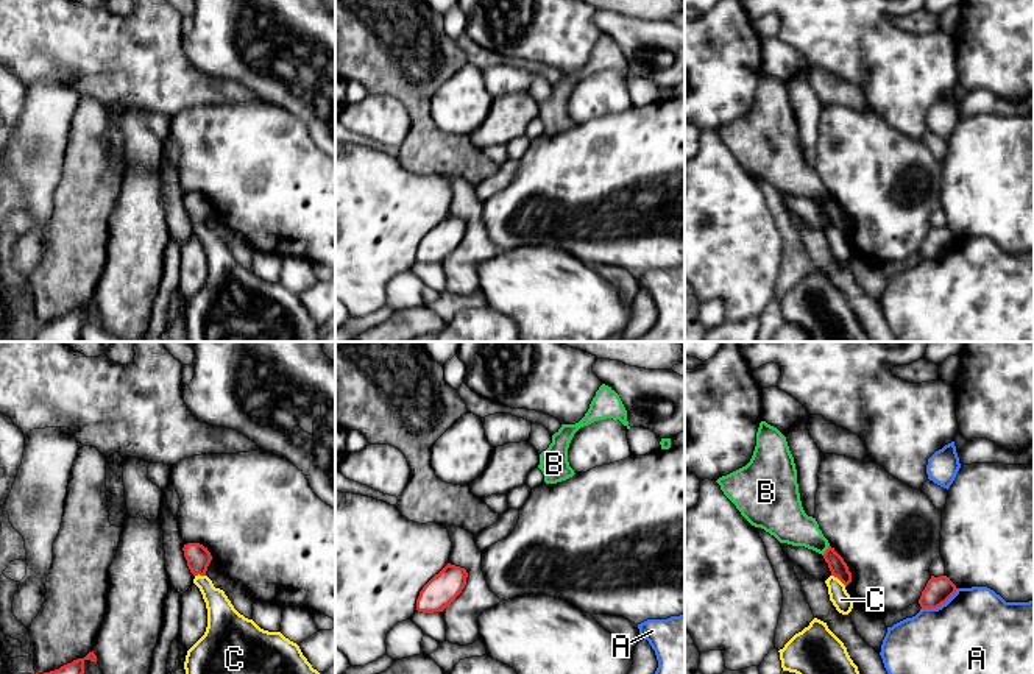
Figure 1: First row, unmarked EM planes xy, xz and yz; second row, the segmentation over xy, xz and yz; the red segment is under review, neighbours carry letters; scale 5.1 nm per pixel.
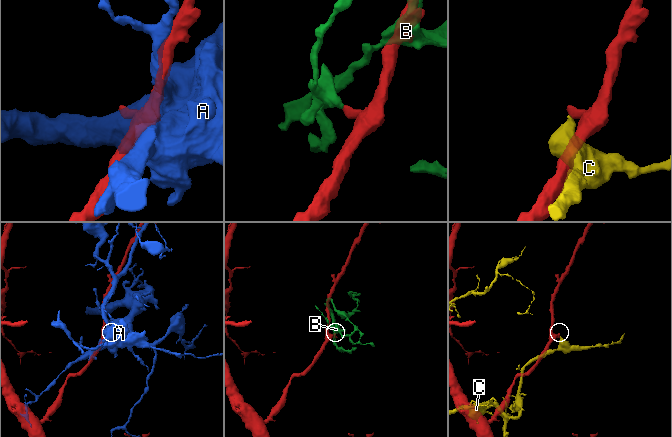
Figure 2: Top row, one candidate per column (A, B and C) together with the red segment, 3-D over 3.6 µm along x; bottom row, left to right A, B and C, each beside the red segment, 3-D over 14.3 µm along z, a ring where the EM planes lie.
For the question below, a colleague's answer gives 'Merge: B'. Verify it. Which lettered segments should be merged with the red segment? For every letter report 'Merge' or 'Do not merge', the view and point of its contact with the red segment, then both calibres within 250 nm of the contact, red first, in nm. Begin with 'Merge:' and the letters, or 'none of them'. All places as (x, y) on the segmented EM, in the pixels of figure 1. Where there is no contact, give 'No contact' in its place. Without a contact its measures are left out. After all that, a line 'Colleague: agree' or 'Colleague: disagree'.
Merge: none of them
A: Do not merge. Touches red at yz (939, 606). Thickness 140 nm (red) against 440 nm
B: Do not merge. Touches red at yz (827, 549). Thickness 90 nm (red) against 200 nm
C: Do not merge. Touches red at yz (839, 579). Thickness 90 nm (red) against 100 nm
Colleague: disagree

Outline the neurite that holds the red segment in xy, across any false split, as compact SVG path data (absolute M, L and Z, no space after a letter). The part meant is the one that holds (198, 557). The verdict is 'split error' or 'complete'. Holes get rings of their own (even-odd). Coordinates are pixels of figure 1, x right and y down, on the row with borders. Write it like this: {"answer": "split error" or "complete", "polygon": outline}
{"answer": "complete", "polygon": "M187 543L182 548L187 566L193 576L206 576L207 566L212 560L211 552L200 543Z"}

